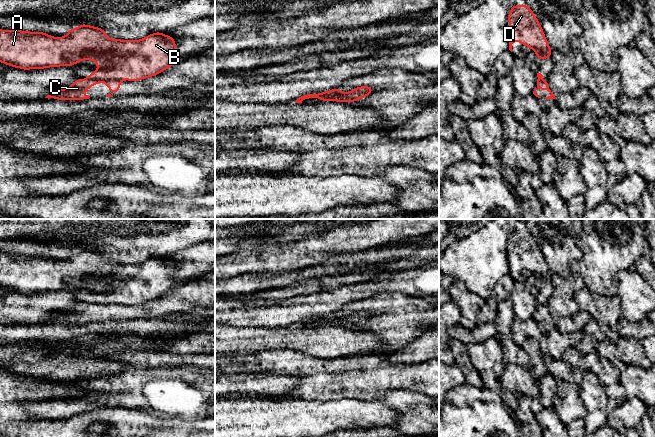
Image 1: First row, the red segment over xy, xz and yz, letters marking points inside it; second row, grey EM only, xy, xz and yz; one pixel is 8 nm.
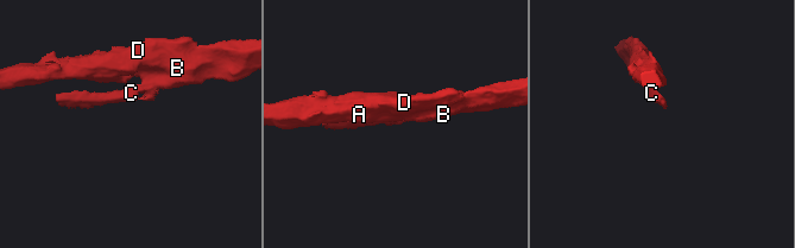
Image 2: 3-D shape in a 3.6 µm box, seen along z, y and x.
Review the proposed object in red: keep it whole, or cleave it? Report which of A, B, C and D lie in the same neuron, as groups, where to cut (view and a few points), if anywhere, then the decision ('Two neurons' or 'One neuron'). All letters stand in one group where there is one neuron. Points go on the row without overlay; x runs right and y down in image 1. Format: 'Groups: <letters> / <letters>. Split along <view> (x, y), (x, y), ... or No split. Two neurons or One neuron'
Groups: A B D / C. Split along xy (88, 302), (120, 304). Two neurons

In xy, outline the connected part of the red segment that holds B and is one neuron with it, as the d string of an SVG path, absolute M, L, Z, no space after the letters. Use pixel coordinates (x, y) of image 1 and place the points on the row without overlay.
M80 248L76 253L68 253L64 261L52 261L44 256L0 253L0 286L24 294L44 293L49 291L78 288L81 284L93 284L98 288L95 297L89 297L88 303L139 305L156 300L182 283L176 278L176 267L172 260L162 256L152 257L141 264L111 263L102 252Z

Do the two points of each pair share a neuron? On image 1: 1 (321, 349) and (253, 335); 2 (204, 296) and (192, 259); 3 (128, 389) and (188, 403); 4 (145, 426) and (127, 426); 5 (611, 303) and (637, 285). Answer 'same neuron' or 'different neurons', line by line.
1: same neuron
2: different neurons
3: same neuron
4: same neuron
5: different neurons

